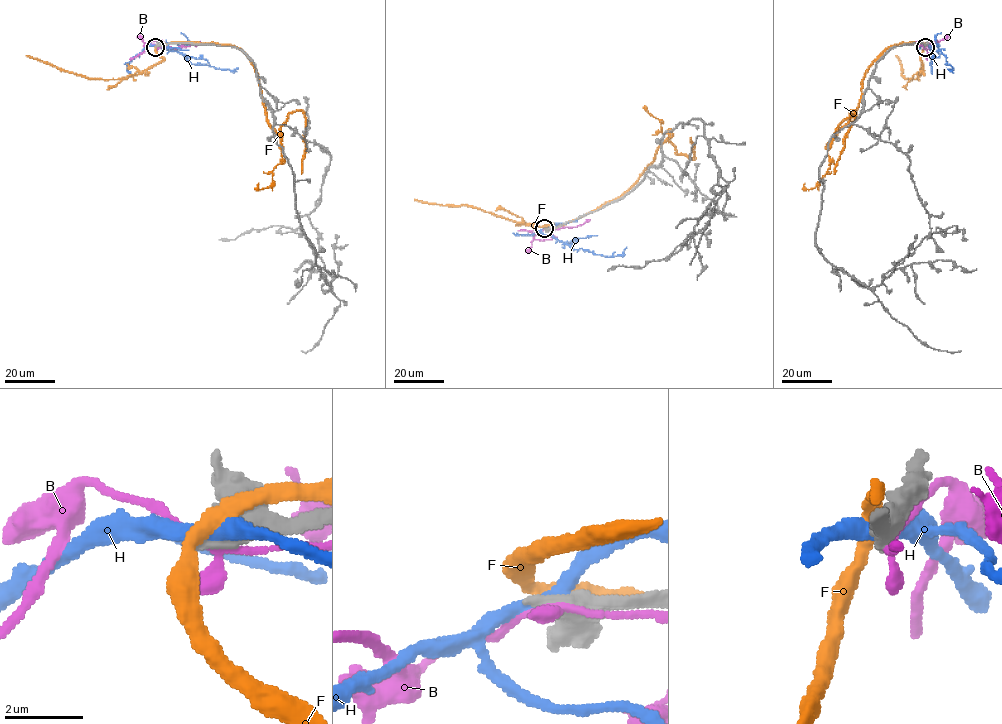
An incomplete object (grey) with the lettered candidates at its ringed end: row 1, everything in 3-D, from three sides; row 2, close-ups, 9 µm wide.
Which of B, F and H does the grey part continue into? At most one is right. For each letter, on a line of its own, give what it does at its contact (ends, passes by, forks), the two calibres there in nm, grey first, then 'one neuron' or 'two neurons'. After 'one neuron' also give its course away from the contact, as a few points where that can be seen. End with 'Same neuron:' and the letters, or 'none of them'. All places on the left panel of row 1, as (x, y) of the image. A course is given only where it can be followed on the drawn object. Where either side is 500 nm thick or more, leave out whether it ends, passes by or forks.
B: 650 nm thick on the grey side, 190 nm on the other; two neurons
F: it passes by; 440 nm thick on the grey side, 360 nm on the other; two neurons
H: 650 nm thick on the grey side, 360 nm on the other; two neurons
Same neuron: none of them

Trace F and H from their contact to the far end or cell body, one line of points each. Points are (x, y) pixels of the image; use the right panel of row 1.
F: (924, 46), (894, 44), (873, 62), (856, 110), (835, 134), (835, 130), (852, 110), (853, 122), (833, 174)
H: (925, 46), (939, 50), (946, 58), (945, 63), (953, 69), (950, 71), (943, 67)

